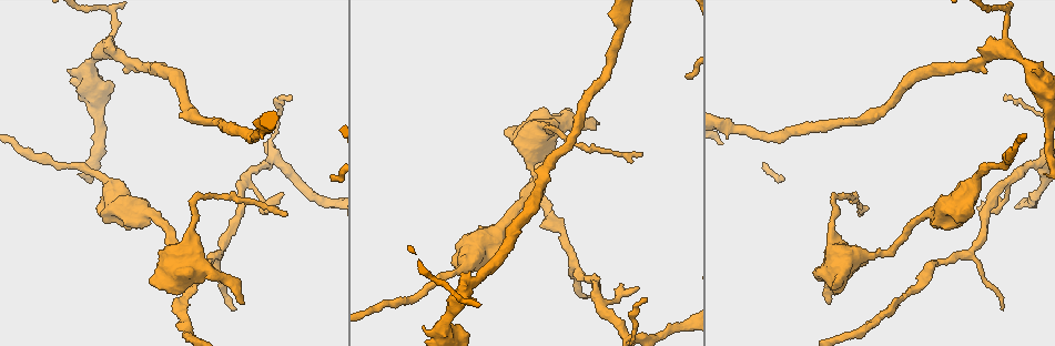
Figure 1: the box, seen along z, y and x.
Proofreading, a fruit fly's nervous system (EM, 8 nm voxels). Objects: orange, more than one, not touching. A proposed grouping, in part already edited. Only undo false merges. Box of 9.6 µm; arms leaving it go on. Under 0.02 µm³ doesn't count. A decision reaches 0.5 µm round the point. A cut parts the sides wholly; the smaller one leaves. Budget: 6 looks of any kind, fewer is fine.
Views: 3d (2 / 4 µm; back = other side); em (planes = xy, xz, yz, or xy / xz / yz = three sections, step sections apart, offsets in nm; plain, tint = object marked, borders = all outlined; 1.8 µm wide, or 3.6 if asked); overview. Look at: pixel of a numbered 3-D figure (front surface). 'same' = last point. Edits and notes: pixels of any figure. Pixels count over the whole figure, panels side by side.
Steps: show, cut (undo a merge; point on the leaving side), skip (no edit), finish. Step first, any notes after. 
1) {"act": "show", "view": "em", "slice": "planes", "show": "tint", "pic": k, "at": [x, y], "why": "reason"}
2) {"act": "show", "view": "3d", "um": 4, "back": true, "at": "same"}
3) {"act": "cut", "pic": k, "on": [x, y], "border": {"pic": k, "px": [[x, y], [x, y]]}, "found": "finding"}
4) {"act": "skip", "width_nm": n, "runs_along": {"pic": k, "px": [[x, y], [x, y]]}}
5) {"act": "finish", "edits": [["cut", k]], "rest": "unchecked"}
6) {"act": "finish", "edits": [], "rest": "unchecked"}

{"act": "show", "view": "3d", "um": 4, "pic": 1, "at": [622, 294], "why": "sharp bend"}

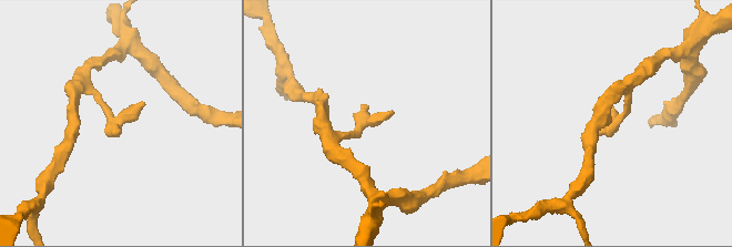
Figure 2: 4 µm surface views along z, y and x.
{"act": "show", "view": "em", "slice": "planes", "show": "borders", "pic": 2, "at": [113, 122], "why": "now the EM"}

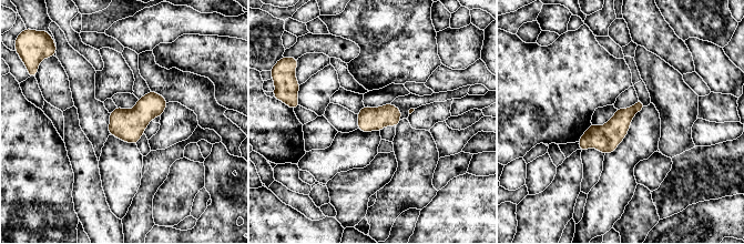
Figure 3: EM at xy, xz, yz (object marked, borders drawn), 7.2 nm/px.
{"act": "skip", "runs_along": {"pic": 3, "px": [[641, 105], [582, 148]]}, "found": "continuous, no second neuron"}

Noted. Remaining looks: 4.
{"act": "show", "view": "em", "slice": "planes", "show": "plain", "pic": 1, "at": [1036, 72], "why": "thick turns thin"}

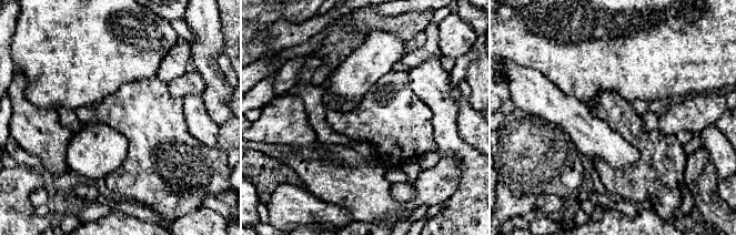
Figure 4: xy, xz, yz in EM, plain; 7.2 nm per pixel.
{"act": "show", "view": "em", "slice": "planes", "show": "tint", "at": "same", "why": "with the object marked"}

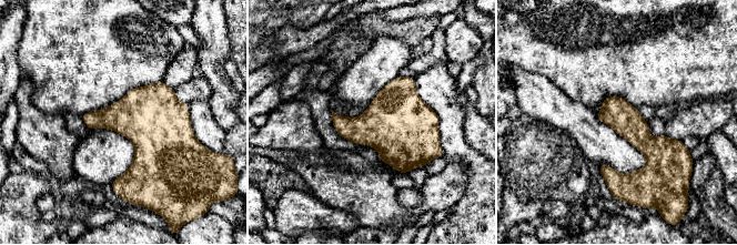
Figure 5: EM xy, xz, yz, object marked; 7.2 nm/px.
{"act": "skip", "found": "all the same neuron"}

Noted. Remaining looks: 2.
{"act": "show", "view": "3d", "um": 4, "pic": 1, "at": [467, 301], "why": "abrupt turn"}

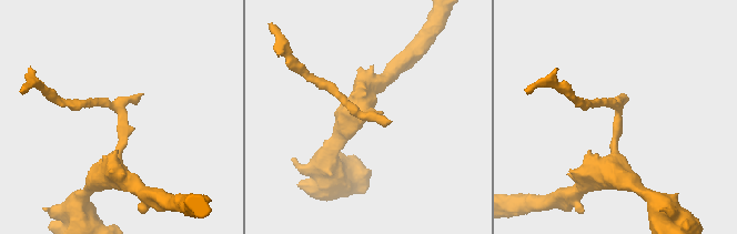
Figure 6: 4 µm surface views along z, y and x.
{"act": "show", "view": "em", "slice": "xy", "step": 16, "show": "tint", "pic": 6, "at": [617, 120]}

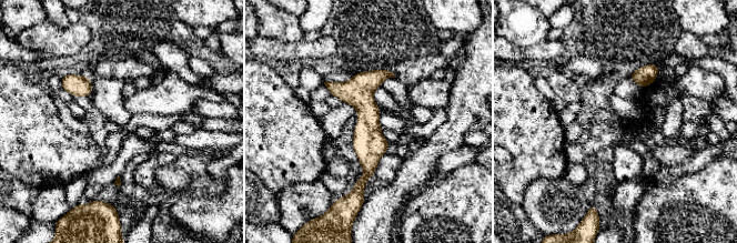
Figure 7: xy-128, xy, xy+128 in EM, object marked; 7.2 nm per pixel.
{"act": "skip", "runs_along": {"pic": 7, "px": [[386, 72], [367, 89], [367, 173], [356, 189]]}, "found": "continuous, no second neuron"}

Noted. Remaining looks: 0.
{"act": "finish", "edits": [], "rest": "unchecked"}

